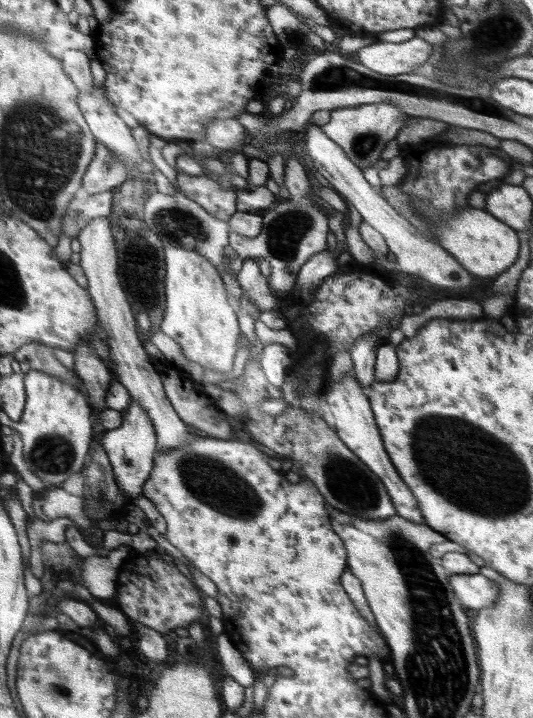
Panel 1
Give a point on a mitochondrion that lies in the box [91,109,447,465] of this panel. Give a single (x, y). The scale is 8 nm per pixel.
(284, 236)

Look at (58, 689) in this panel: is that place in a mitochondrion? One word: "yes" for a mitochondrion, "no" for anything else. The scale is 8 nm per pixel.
yes

